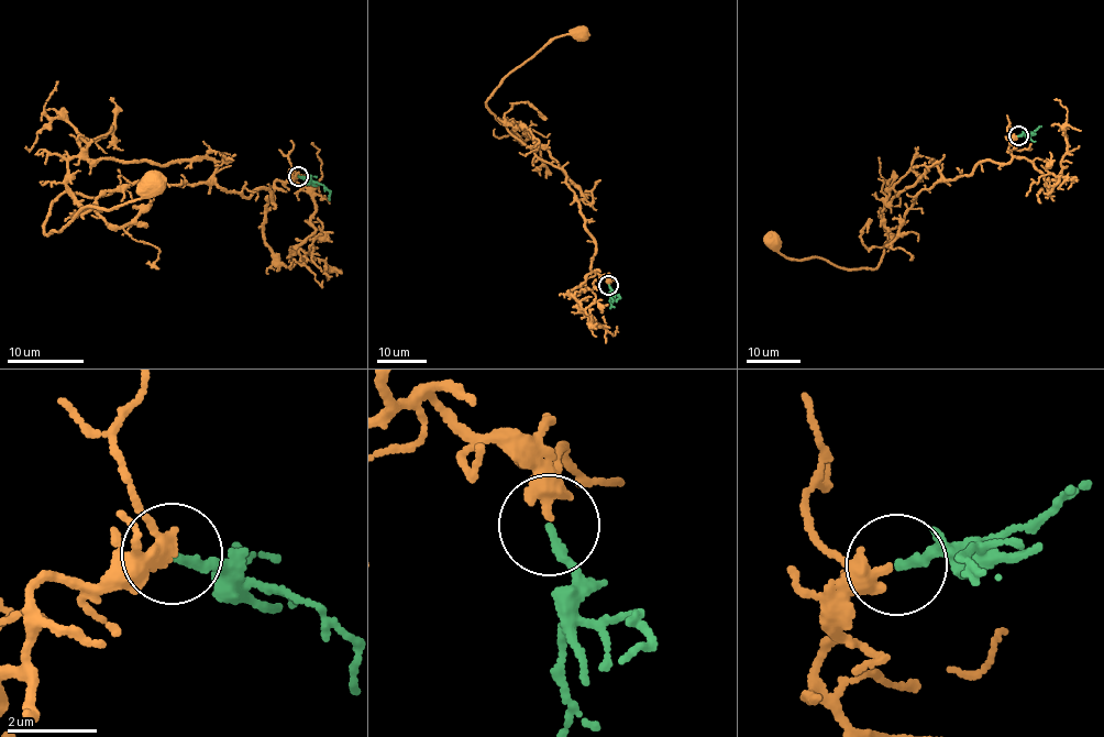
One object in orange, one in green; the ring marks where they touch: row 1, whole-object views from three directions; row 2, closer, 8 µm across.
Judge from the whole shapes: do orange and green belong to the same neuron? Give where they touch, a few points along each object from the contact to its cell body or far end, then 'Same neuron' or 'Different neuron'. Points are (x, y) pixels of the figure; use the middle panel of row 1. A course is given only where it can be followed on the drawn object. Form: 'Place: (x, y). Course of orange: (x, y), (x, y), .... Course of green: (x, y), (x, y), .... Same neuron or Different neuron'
Place: (608, 285). Course of orange: (609, 284), (591, 271), (595, 240), (565, 173), (486, 107), (509, 73), (558, 36), (578, 34). Course of green: (609, 285), (613, 294), (619, 296), (616, 301). Same neuron

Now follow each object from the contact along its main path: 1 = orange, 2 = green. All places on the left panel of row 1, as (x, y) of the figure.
1: (298, 176), (275, 182), (275, 204), (207, 182), (66, 191), (46, 234), (148, 182)
2: (298, 176), (324, 186), (330, 200)

